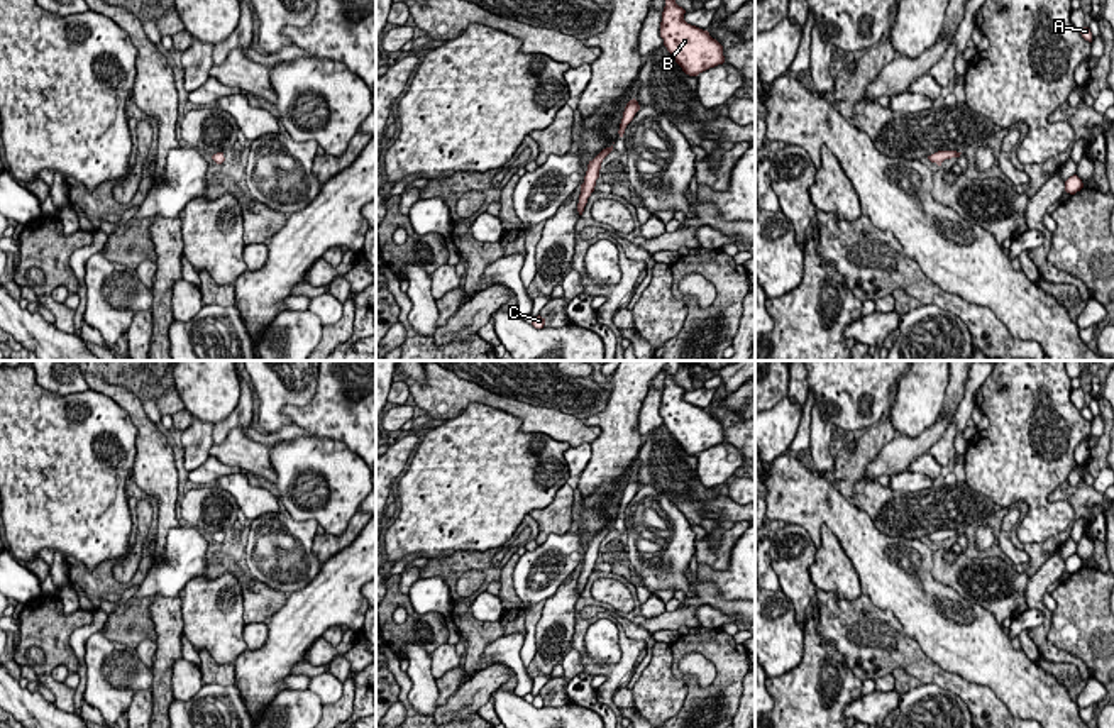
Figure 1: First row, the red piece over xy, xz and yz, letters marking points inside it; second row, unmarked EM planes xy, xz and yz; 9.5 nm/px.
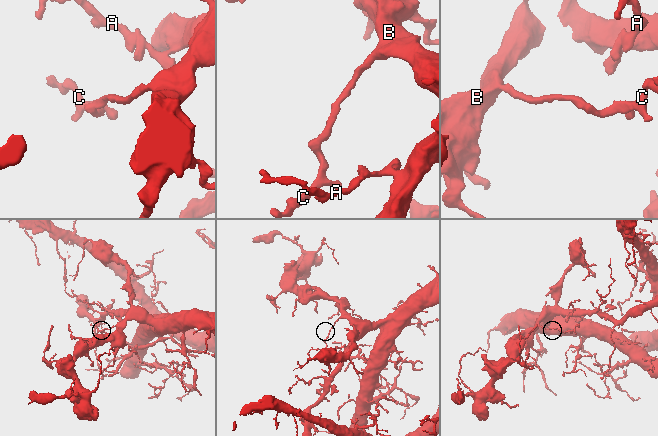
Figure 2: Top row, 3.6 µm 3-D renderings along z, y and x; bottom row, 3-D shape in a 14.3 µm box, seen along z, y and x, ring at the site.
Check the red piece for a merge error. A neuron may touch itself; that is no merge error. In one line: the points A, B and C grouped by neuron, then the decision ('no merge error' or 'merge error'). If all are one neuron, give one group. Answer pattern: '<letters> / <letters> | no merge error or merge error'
A B C | no merge error

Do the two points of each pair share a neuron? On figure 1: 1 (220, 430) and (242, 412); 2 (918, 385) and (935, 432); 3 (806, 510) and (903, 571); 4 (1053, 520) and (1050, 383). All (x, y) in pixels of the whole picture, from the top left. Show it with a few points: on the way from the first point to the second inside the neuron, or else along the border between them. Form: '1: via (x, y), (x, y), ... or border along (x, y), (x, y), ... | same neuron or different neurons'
1: via (226, 427), (237, 417) | same neuron
2: border along (938, 417), (915, 437), (898, 434) | different neurons
3: via (830, 510), (879, 557) | same neuron
4: via (1031, 483), (1026, 435), (1028, 410) | same neuron

